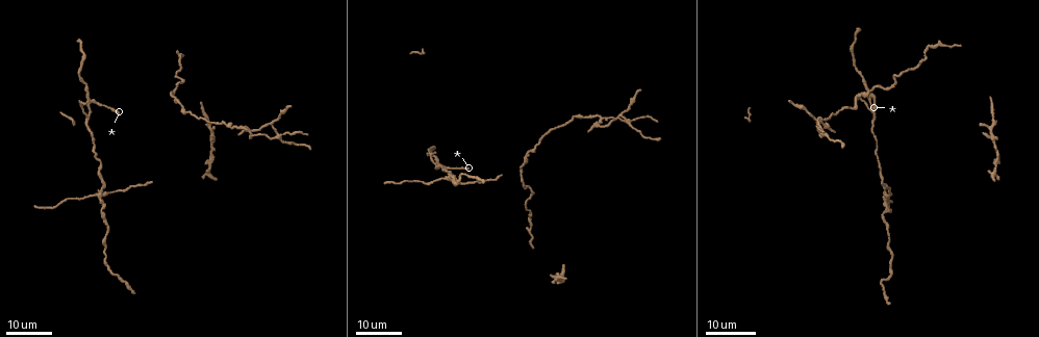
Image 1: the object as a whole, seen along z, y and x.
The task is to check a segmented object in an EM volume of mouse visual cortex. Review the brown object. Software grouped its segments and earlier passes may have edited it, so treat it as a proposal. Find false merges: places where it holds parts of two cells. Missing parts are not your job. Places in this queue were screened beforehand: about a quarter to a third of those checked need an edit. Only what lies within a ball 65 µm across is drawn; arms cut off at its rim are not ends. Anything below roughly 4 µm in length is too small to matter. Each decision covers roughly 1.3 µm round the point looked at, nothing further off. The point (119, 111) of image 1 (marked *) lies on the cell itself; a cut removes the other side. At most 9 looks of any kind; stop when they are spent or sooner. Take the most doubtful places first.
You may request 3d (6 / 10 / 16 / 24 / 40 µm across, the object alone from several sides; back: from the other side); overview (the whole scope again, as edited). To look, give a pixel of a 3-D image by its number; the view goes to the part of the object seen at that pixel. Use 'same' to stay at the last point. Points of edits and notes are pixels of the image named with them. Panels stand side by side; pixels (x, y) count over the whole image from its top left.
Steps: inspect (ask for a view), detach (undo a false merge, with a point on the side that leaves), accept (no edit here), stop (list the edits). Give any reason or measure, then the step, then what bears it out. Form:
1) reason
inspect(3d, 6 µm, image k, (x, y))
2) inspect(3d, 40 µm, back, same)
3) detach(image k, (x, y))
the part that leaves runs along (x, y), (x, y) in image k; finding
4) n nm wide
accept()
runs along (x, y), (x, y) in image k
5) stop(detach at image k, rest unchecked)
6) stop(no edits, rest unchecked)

four-way junction
inspect(3d, 16 µm, image 1, (629, 119))

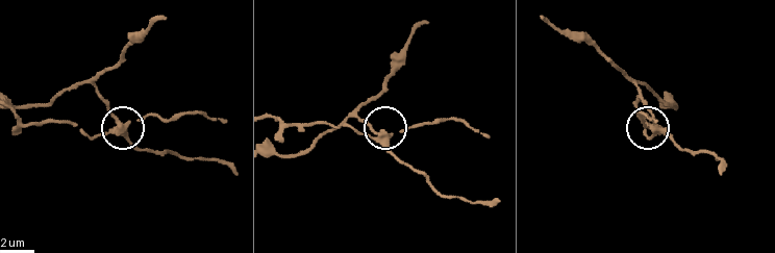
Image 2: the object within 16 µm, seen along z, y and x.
inspect(3d, 6 µm, image 2, (119, 123))

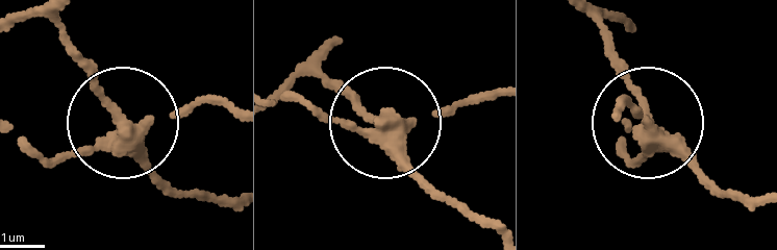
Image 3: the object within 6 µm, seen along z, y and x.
340 nm wide
detach(image 3, (91, 81))
the part that leaves runs along (127, 136), (82, 51), (49, 21), (15, 18) in image 3; two cells meet here

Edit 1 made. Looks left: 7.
small branch off a trunk
inspect(3d, 16 µm, image 1, (447, 175))

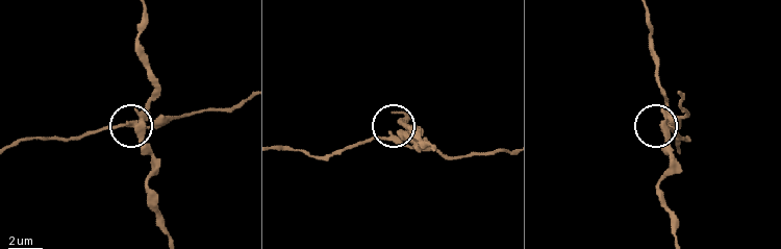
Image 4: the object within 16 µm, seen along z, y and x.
zoom in
inspect(3d, 6 µm, image 4, (391, 133))

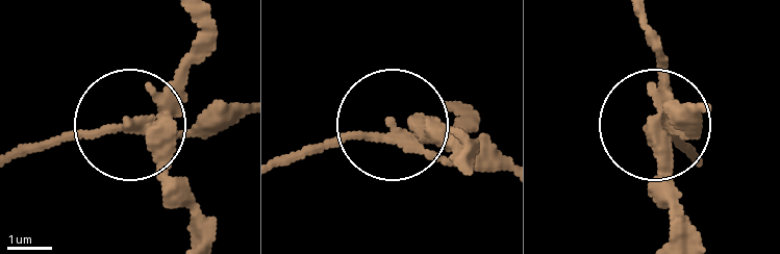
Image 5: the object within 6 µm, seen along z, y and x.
3 arms
detach(image 5, (226, 122))
the part that leaves runs along (164, 100), (22, 152) in image 5; a second cell is stuck on

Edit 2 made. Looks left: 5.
inspect(overview)

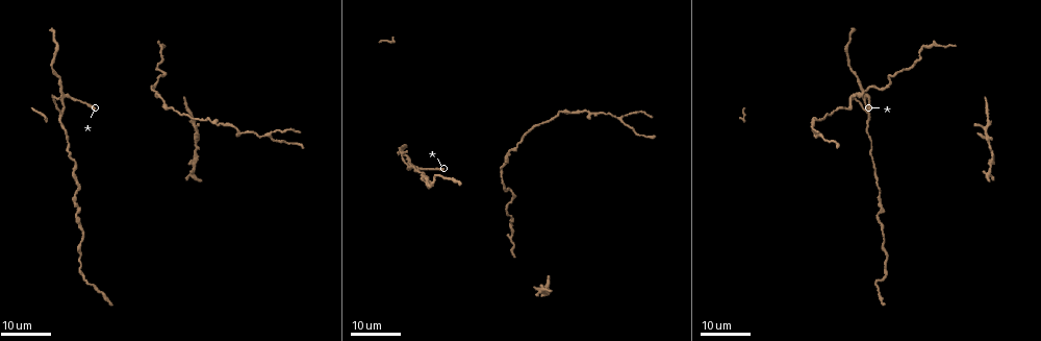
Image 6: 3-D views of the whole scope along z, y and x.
two arms in line, one across
inspect(3d, 24 µm, image 6, (59, 112))

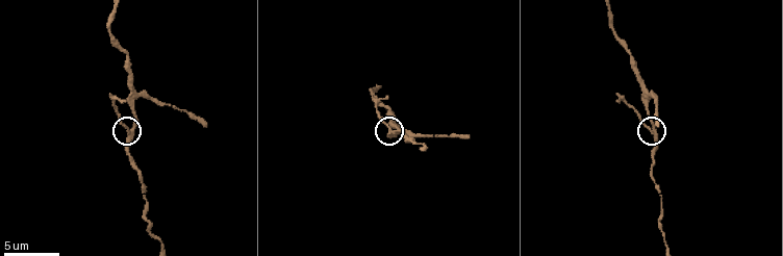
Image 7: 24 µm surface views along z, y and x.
inspect(3d, 10 µm, image 7, (656, 134))

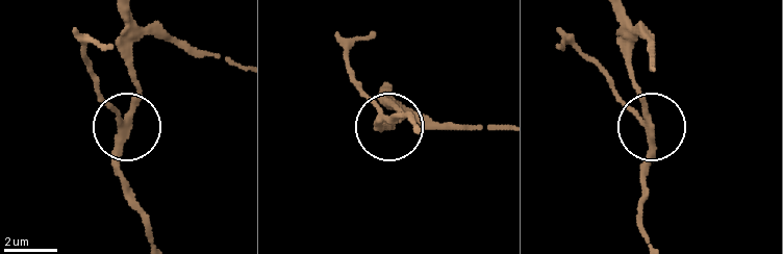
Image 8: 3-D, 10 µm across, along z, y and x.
230 nm wide
detach(image 8, (115, 111))
the part that leaves runs along (649, 144), (647, 126), (608, 79), (575, 46), (557, 46) in image 8; a second cell is stuck on

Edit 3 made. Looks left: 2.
calibre changes
inspect(3d, 24 µm, image 6, (848, 109))

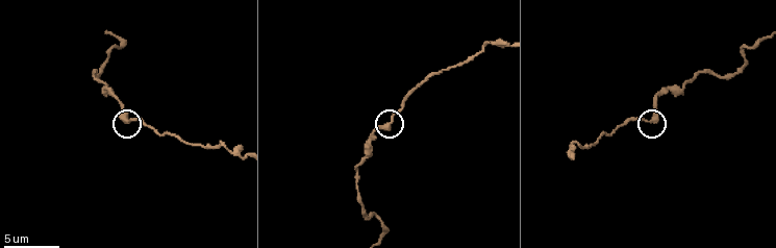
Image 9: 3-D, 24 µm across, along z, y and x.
inspect(3d, 10 µm, image 9, (651, 121))

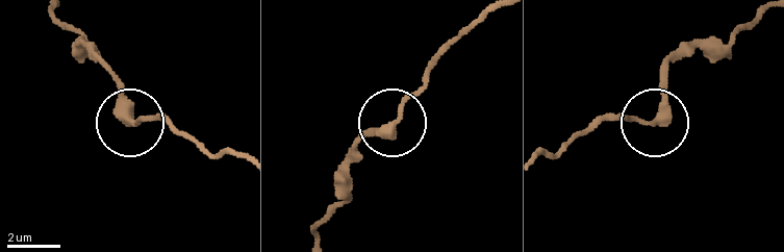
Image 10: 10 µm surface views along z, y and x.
accept()
one cell here

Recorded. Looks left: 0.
stop(detach at image 3, detach at image 5, detach at image 8, rest unchecked)

